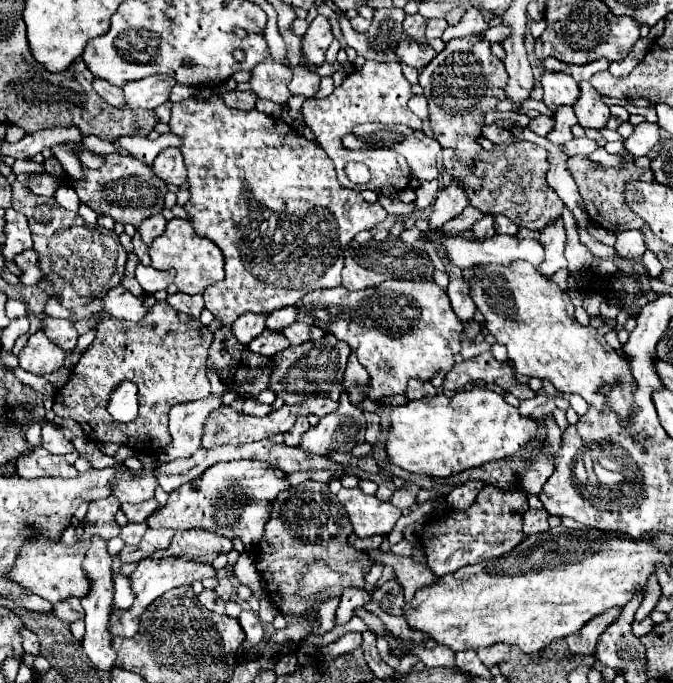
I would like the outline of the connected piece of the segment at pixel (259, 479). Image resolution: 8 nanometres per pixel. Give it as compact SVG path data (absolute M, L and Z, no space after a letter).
M240 459L230 463L216 463L196 481L182 485L176 489L176 493L170 493L166 507L148 517L146 523L150 529L208 529L228 539L240 539L244 547L250 549L264 537L264 525L270 519L272 501L280 491L290 487L286 477L288 475L284 471L272 467L266 461Z

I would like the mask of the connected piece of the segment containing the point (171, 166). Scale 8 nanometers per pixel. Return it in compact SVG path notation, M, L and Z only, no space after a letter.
M178 147L162 149L152 163L152 171L166 183L174 183L174 185L186 183L186 165Z

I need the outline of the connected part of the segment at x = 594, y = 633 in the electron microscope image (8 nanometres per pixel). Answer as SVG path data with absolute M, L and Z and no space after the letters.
M608 609L608 613L594 617L592 621L588 621L588 625L584 625L584 629L580 629L580 633L566 637L568 643L568 655L594 655L596 653L596 643L600 639L600 635L606 631L606 627L616 621L620 615L620 609Z

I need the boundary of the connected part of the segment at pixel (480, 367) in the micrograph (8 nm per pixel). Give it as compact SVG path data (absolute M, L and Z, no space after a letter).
M482 353L478 357L472 357L468 361L454 365L454 369L446 375L442 387L446 391L458 391L474 379L482 379L486 383L496 383L504 391L514 393L520 401L534 397L534 391L528 385L520 385L516 381L512 369L506 363L498 363L490 353Z

